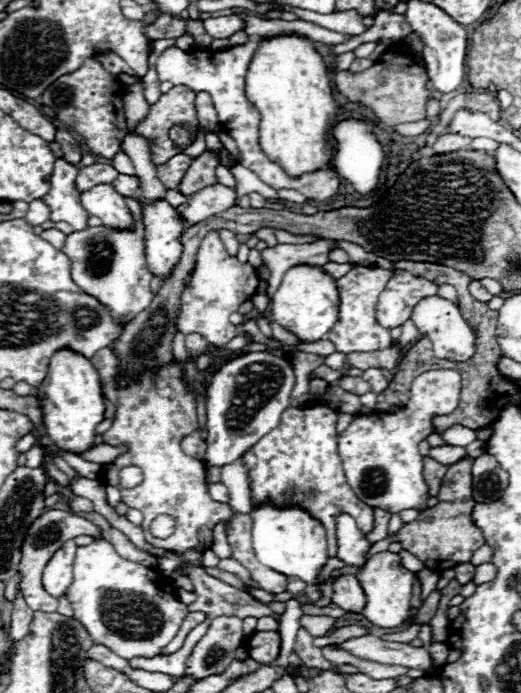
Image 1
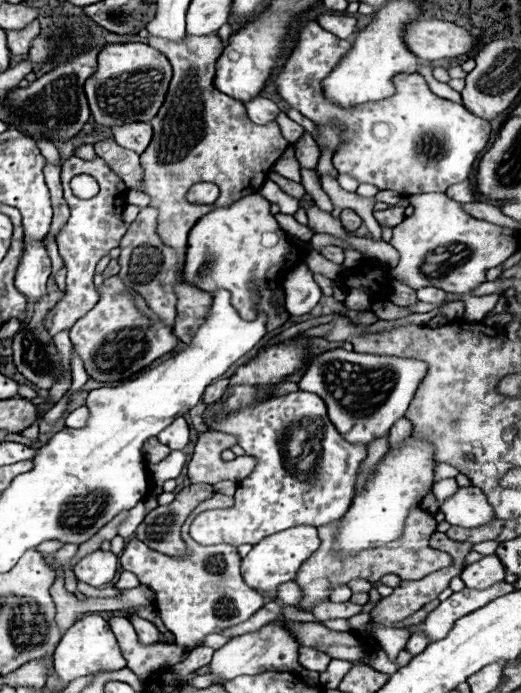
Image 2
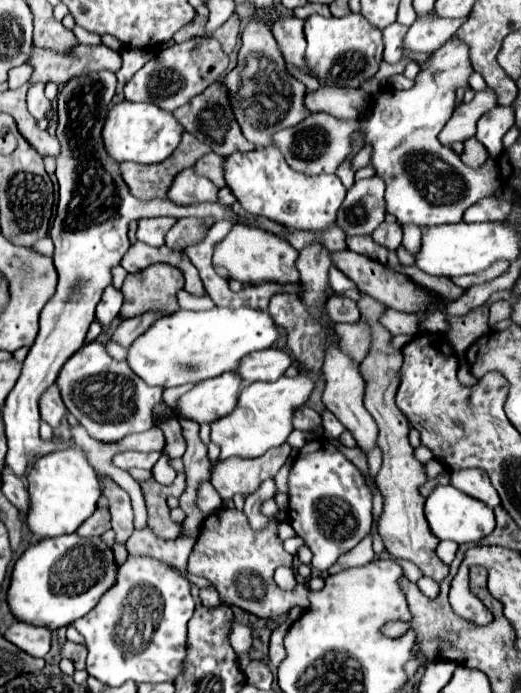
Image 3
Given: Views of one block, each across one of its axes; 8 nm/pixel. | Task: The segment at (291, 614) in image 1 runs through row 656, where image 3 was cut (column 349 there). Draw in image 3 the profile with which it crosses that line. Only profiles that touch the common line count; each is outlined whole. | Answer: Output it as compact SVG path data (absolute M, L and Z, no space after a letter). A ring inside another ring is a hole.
M332 266L332 268L330 268L328 284L330 284L330 288L332 288L334 292L344 292L344 290L348 290L348 288L354 288L354 286L356 286L356 284L354 284L346 274L342 274L336 266Z

